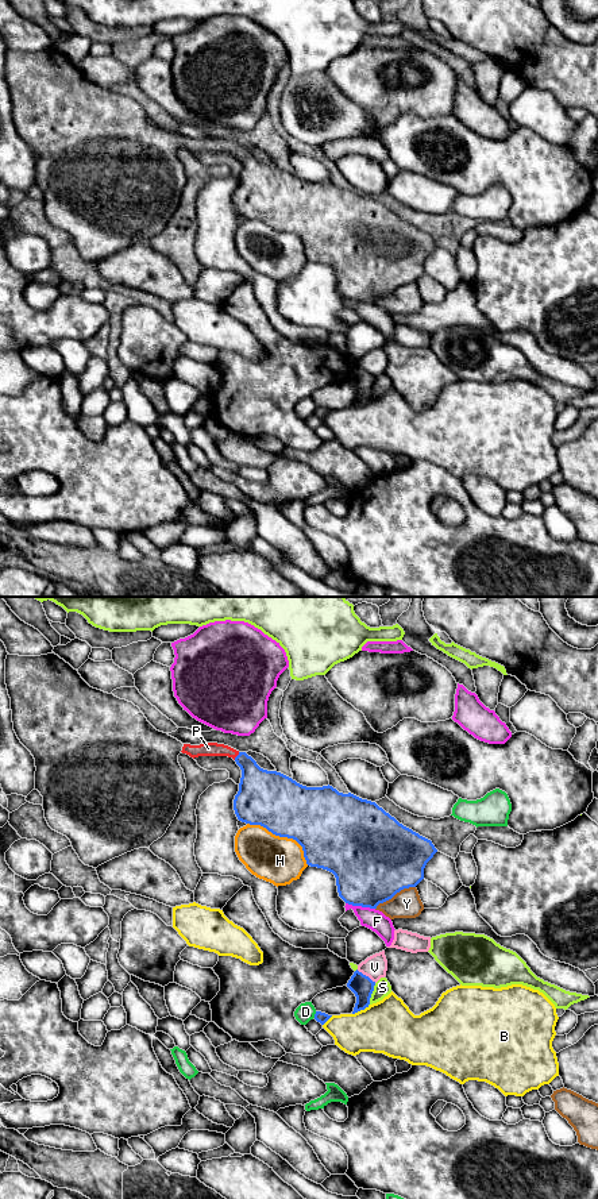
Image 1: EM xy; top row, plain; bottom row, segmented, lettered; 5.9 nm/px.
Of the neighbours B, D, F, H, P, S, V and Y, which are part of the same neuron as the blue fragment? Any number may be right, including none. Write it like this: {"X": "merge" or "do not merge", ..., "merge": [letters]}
{"B": "do not merge", "D": "do not merge", "F": "do not merge", "H": "do not merge", "P": "merge", "S": "do not merge", "V": "do not merge", "Y": "do not merge", "merge": ["P"]}

